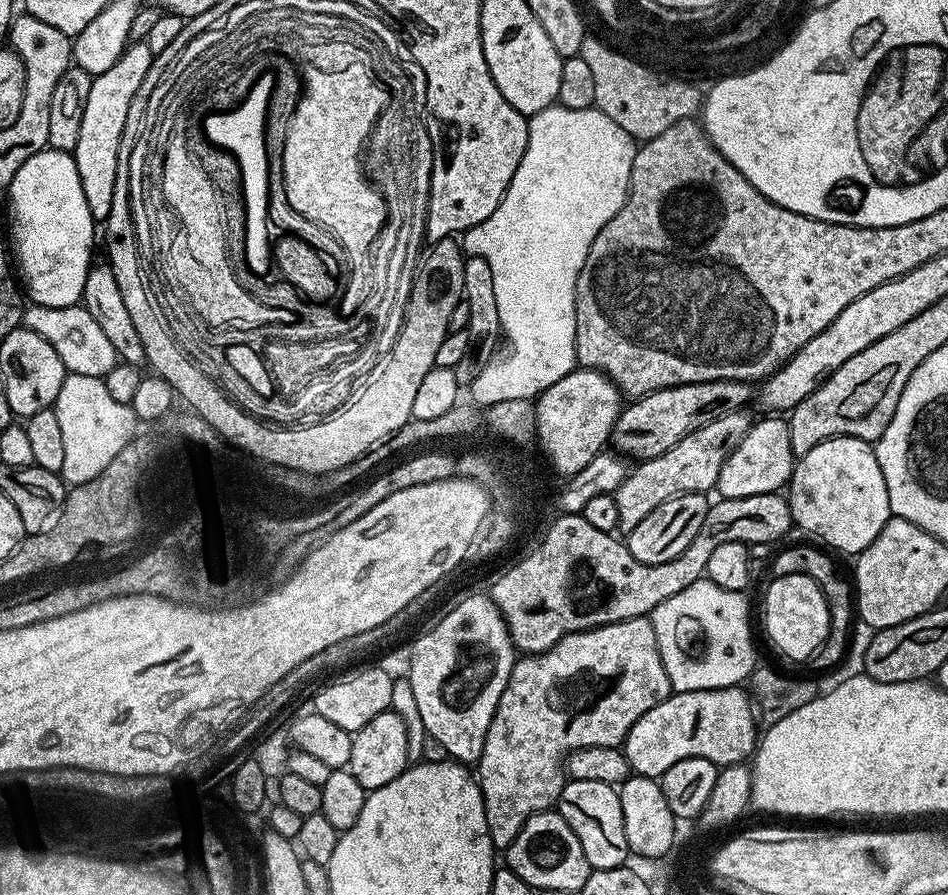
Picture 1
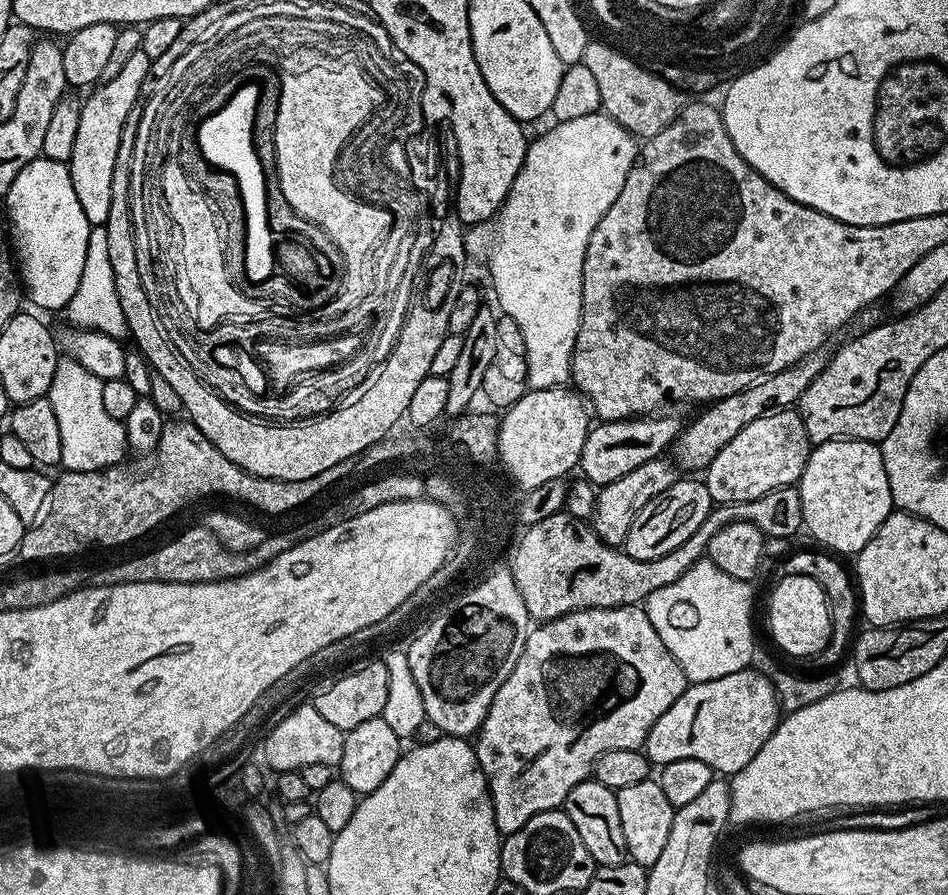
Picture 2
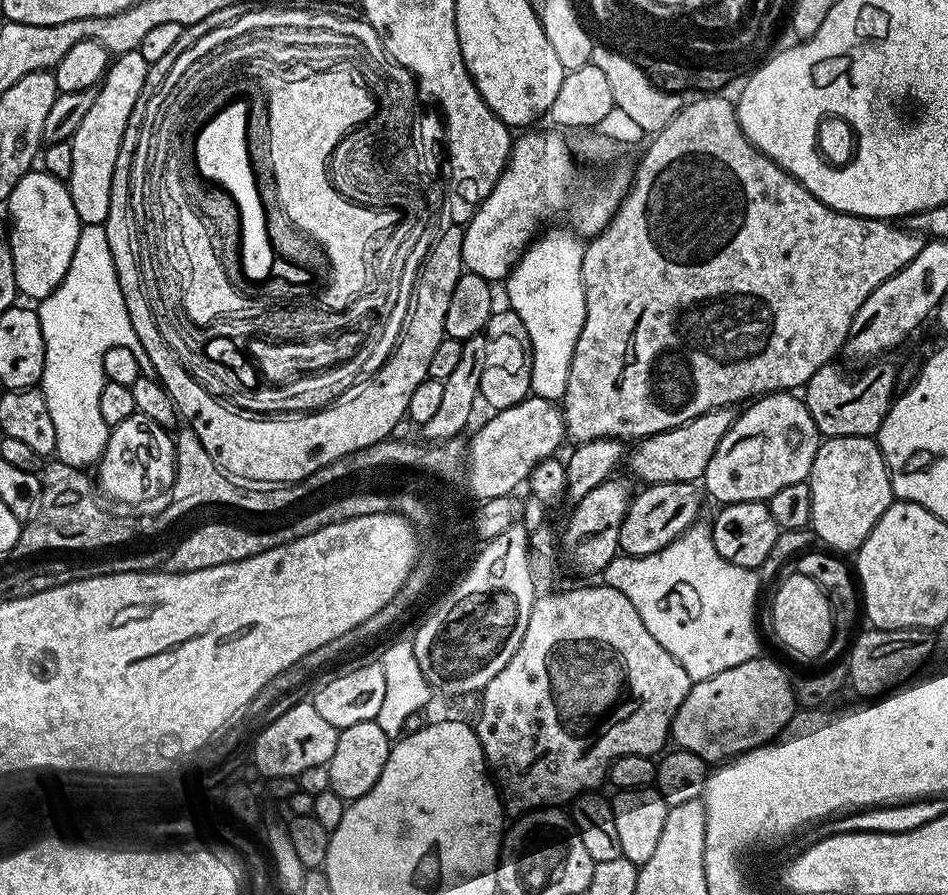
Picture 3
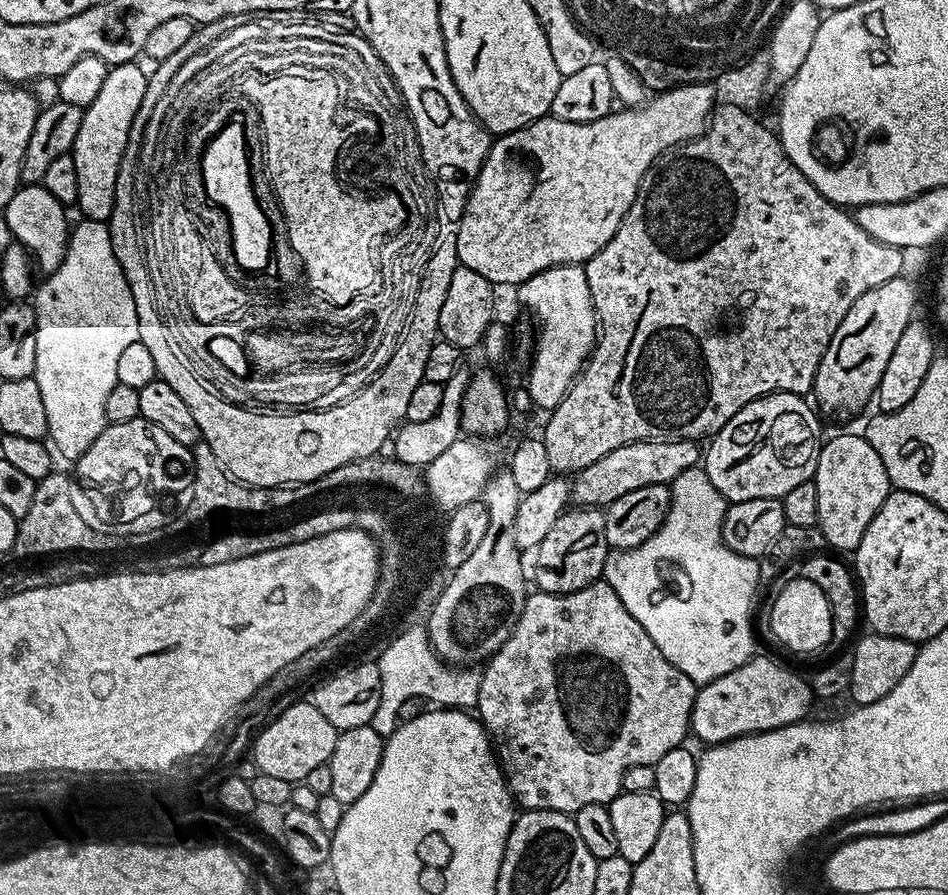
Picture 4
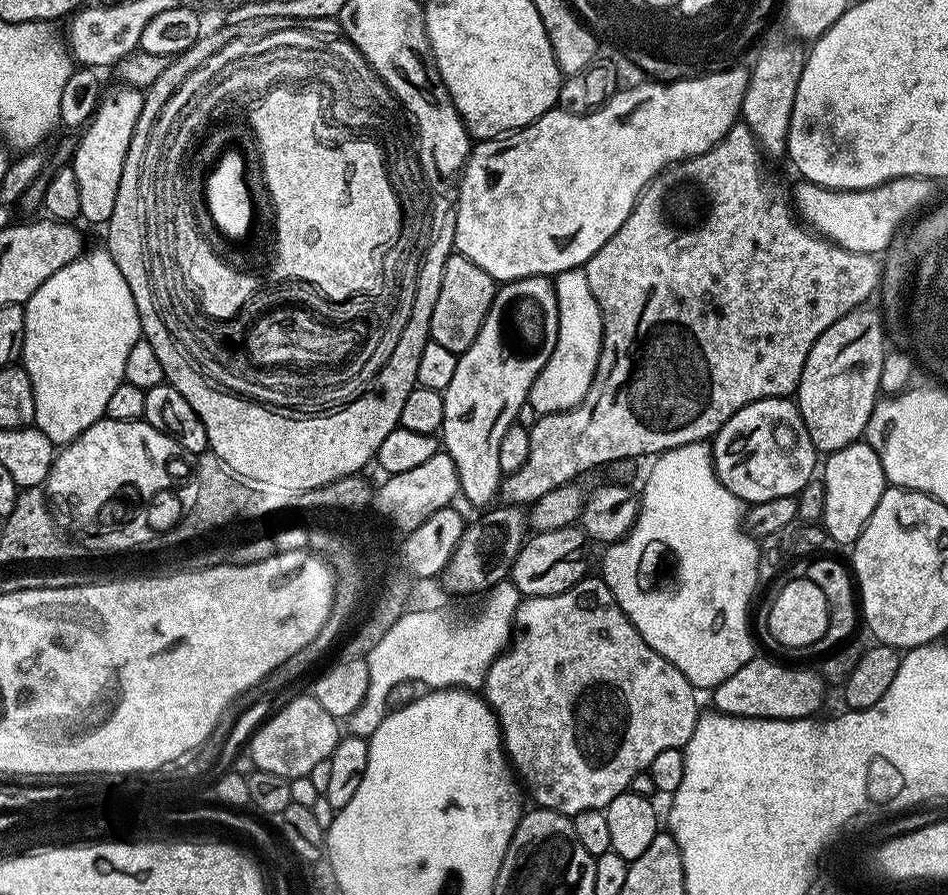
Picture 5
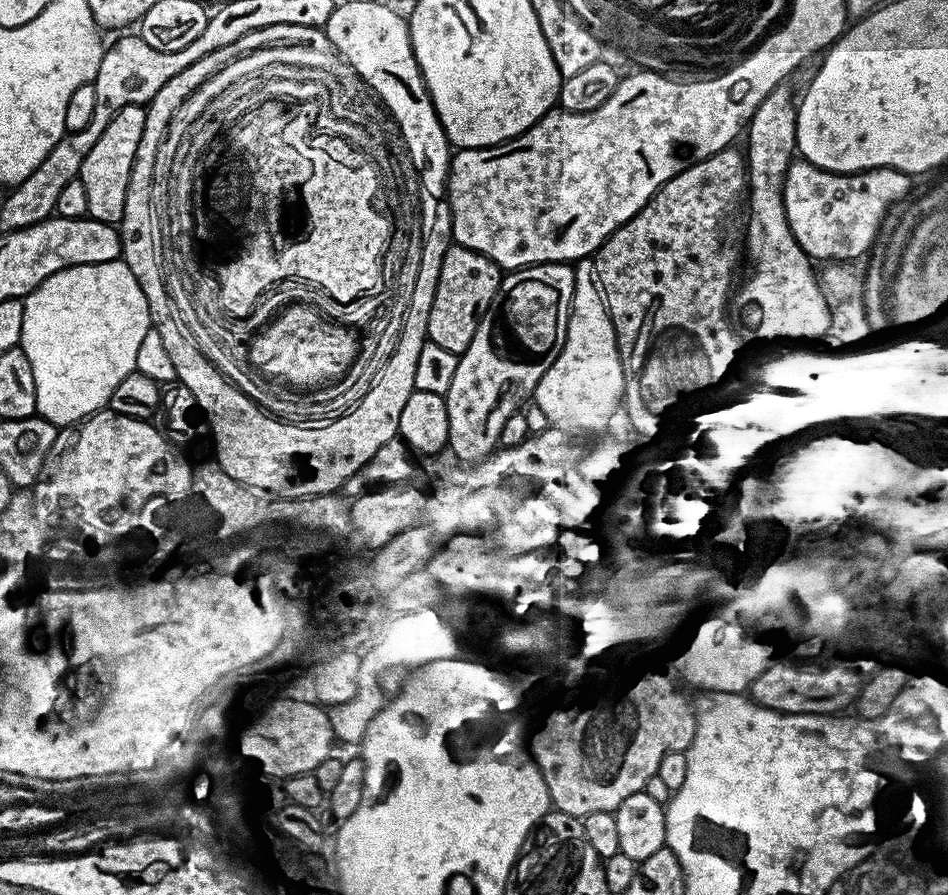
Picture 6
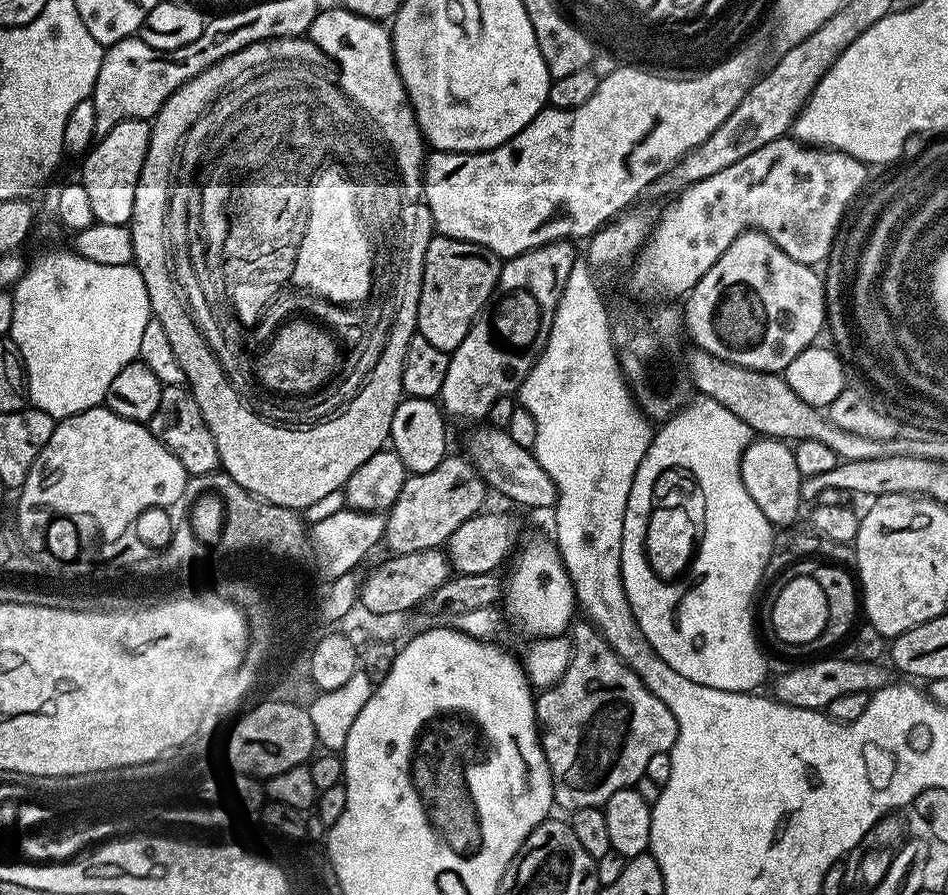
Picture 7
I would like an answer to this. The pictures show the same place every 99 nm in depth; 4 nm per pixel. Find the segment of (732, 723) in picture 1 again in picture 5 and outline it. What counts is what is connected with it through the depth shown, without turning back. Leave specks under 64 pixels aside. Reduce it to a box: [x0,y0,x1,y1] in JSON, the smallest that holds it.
[710,658,826,720]

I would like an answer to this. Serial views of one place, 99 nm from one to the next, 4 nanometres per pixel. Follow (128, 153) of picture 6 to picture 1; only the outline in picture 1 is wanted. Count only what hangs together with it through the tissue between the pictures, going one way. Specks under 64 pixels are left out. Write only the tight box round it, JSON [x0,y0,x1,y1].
[75,43,152,222]

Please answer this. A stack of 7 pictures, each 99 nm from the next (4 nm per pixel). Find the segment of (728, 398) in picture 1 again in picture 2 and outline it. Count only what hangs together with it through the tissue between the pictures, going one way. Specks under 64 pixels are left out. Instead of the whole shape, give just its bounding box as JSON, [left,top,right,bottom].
[578,415,682,486]

